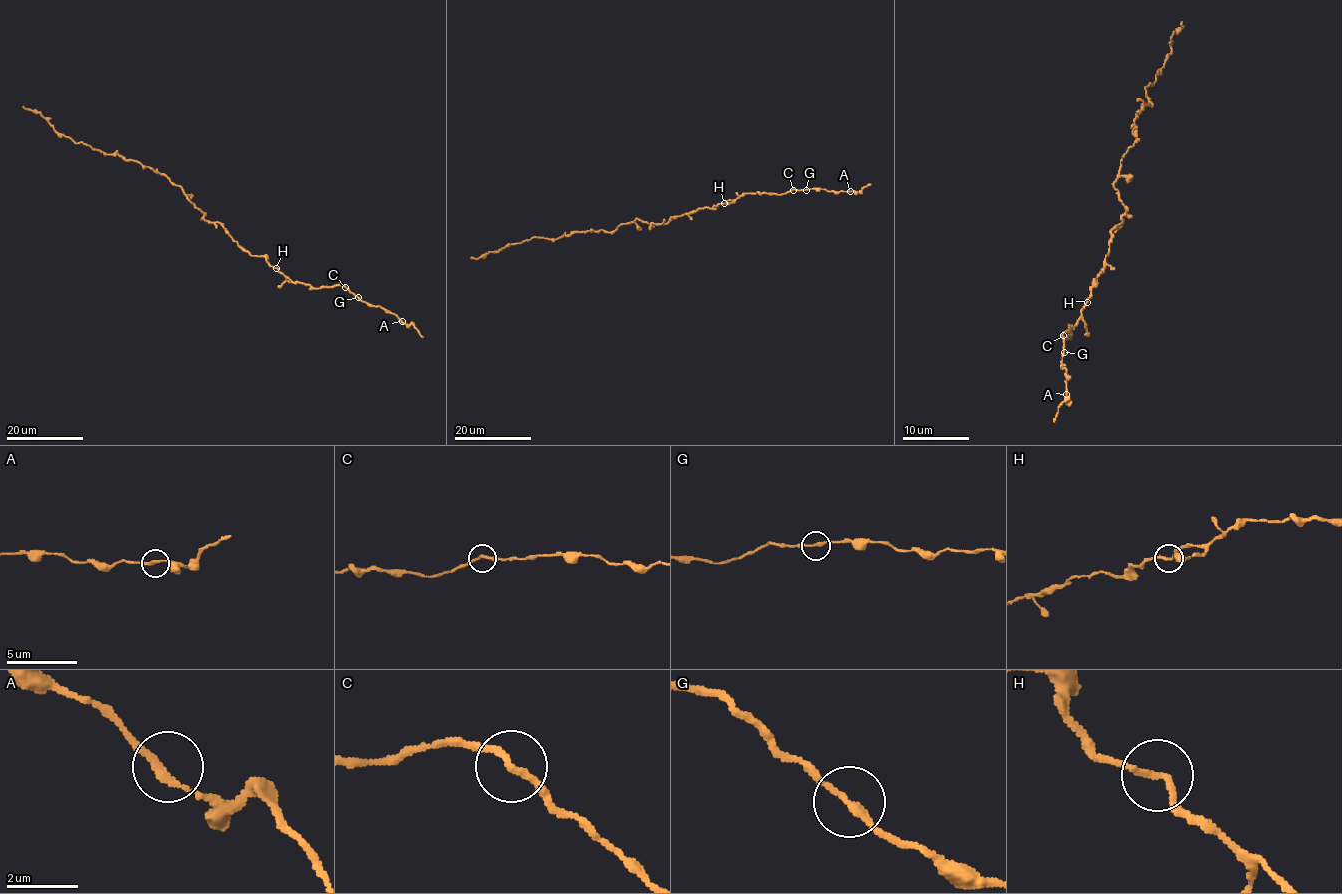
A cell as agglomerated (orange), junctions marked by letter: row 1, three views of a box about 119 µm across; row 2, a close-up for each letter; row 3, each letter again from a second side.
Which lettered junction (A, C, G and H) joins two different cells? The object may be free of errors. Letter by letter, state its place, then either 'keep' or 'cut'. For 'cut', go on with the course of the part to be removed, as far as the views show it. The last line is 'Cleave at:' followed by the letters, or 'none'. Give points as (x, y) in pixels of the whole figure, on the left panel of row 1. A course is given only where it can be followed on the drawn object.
A: at (402, 321); keep
C: at (345, 287); keep
G: at (358, 297); keep
H: at (276, 268); keep
Cleave at: none

